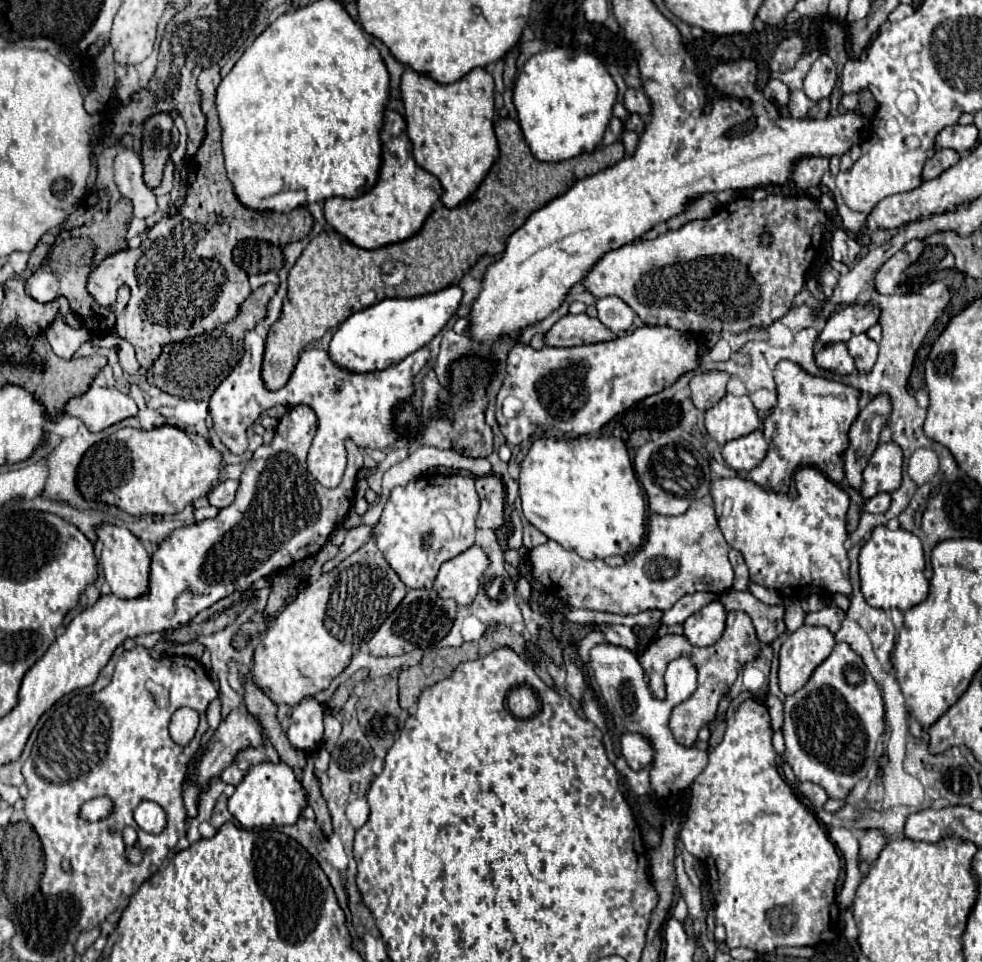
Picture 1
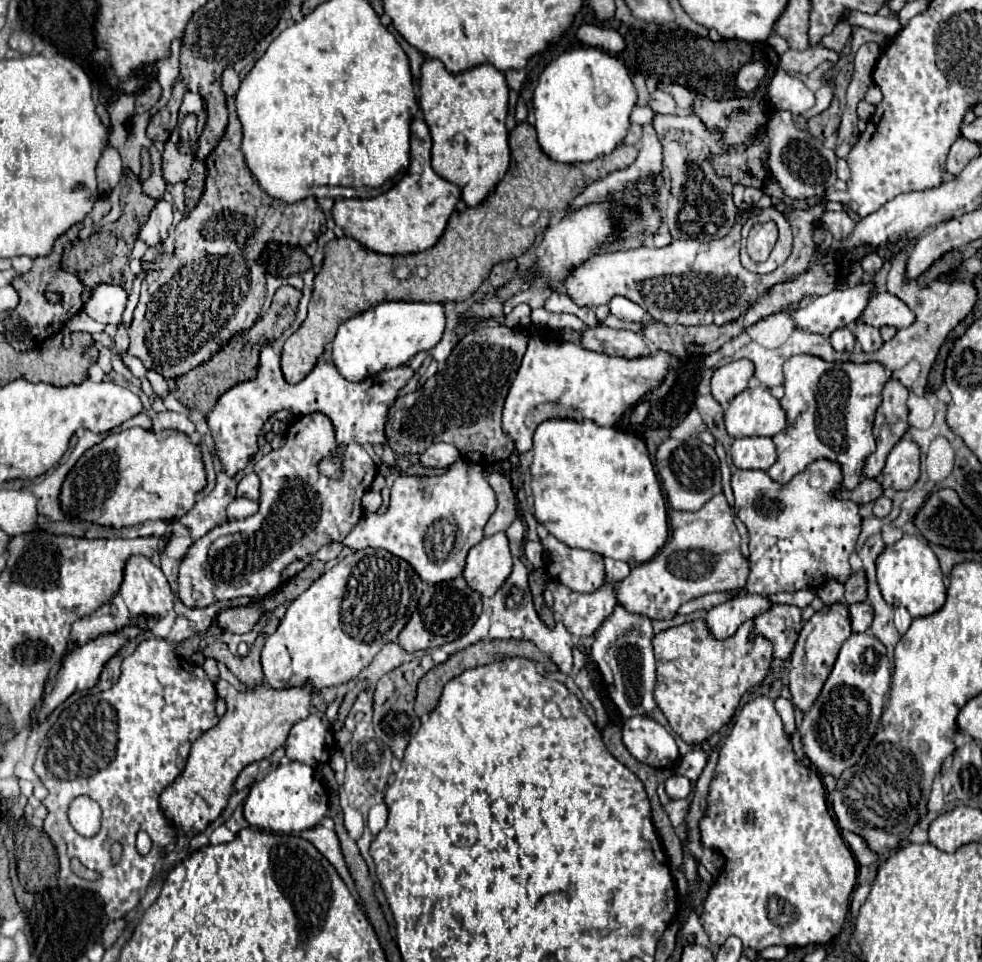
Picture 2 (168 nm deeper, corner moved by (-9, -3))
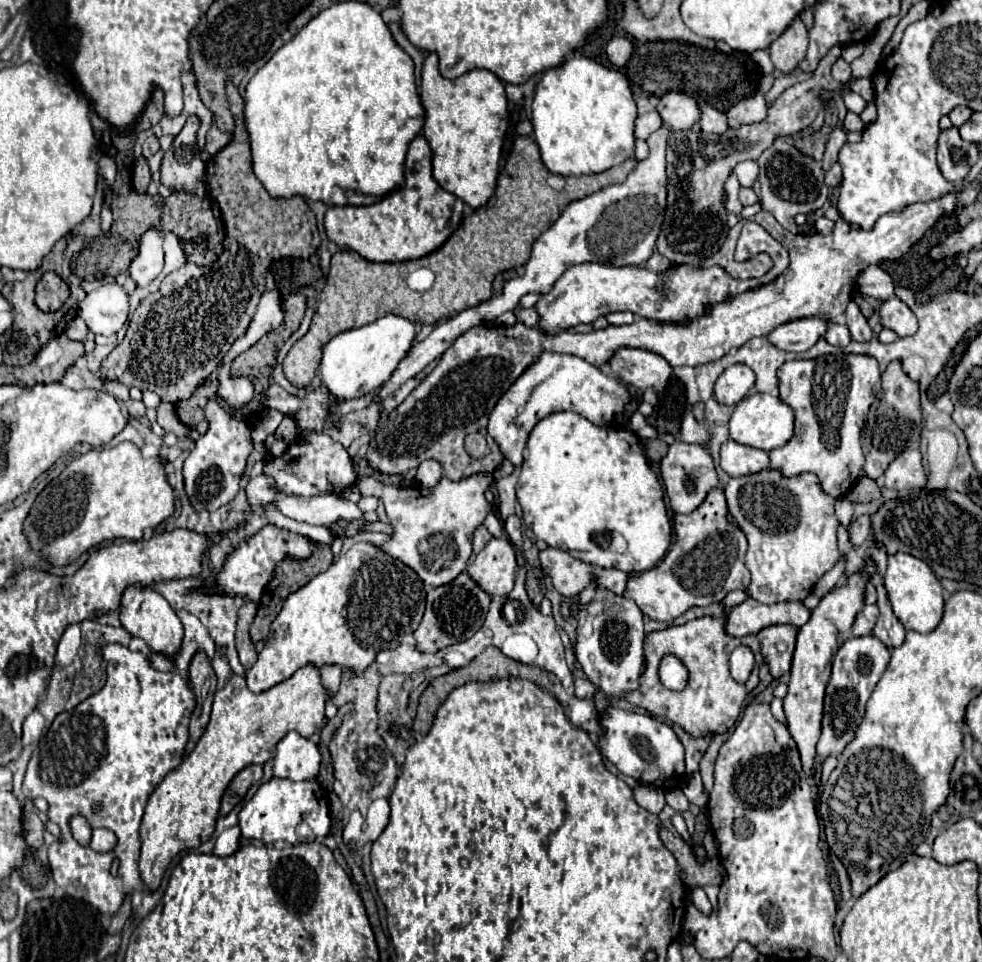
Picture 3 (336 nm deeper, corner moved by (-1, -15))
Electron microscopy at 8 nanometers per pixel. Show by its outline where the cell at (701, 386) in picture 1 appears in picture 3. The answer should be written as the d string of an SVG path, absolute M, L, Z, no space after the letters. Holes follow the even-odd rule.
M732 364L722 372L714 386L714 396L720 404L738 404L752 390L756 376L746 364Z

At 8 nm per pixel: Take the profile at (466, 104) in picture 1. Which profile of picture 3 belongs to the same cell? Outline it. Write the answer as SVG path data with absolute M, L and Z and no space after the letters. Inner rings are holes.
M430 52L424 60L420 96L426 110L426 124L422 130L434 154L434 178L444 190L456 194L468 206L484 206L496 190L498 164L508 128L504 82L484 68L474 68L460 78L448 80L438 70L436 52Z

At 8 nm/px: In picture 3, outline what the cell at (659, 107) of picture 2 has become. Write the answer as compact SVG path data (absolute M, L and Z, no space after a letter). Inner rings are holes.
M666 92L660 98L660 104L656 110L660 112L668 128L688 130L688 128L696 128L702 116L702 102L682 92Z

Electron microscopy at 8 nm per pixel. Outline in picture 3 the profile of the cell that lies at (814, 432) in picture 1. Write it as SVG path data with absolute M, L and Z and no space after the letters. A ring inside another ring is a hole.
M828 354L816 360L790 360L784 362L778 370L780 380L780 398L790 404L796 412L794 436L780 448L770 450L770 468L782 470L784 476L796 476L802 472L812 472L820 478L822 490L834 498L844 496L862 474L864 454L860 444L860 432L870 404L876 398L876 388L880 388L880 370L872 356L856 354Z

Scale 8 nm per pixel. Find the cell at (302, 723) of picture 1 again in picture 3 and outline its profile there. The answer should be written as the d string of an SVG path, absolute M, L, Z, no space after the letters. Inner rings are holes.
M288 732L276 746L272 772L278 778L312 780L318 774L318 766L320 766L318 746L308 738L300 736L298 732Z

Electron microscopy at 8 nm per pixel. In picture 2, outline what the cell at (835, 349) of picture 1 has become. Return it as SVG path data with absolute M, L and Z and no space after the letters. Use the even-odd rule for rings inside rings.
M838 328L836 332L832 332L832 336L830 336L830 344L832 344L832 348L834 350L838 350L838 352L844 352L844 350L854 350L854 346L856 346L856 338L854 338L854 334L848 330L848 328Z

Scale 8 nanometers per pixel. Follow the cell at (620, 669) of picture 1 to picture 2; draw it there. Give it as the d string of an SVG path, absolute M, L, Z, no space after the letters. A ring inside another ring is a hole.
M620 604L602 624L594 636L592 660L596 662L606 690L624 718L650 716L656 708L654 686L656 686L656 662L652 654L652 622L646 616L628 614Z

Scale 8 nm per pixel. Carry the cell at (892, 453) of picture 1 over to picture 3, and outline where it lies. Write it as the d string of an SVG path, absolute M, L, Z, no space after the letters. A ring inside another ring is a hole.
M904 450L886 470L884 486L892 490L906 490L906 488L924 488L928 476L922 466L920 450Z

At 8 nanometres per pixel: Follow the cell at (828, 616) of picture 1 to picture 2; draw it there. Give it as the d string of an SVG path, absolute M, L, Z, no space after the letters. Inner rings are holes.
M864 602L860 604L848 604L848 612L850 612L850 624L852 624L852 632L866 632L872 624L872 608Z

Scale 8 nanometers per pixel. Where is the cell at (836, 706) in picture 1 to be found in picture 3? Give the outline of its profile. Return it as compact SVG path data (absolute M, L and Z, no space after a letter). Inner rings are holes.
M860 636L860 638L848 638L832 662L832 678L826 686L826 698L824 698L824 720L822 720L822 736L818 742L818 758L836 754L840 756L846 744L854 738L854 732L864 718L864 706L870 698L874 686L878 684L882 672L886 670L890 660L888 648L876 640L876 636Z

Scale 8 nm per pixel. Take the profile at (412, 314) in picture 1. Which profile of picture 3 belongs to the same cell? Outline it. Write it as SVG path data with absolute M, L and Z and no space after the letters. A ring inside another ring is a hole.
M388 314L372 324L340 332L324 346L320 362L320 378L328 392L340 400L362 398L380 388L396 370L398 362L408 354L414 338L414 324L402 316Z

